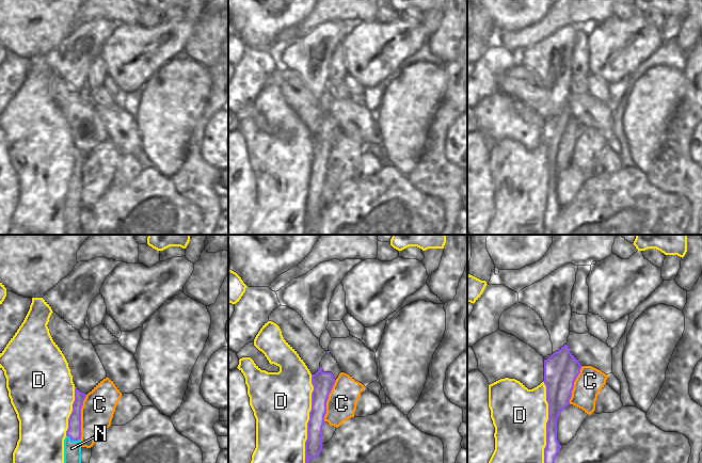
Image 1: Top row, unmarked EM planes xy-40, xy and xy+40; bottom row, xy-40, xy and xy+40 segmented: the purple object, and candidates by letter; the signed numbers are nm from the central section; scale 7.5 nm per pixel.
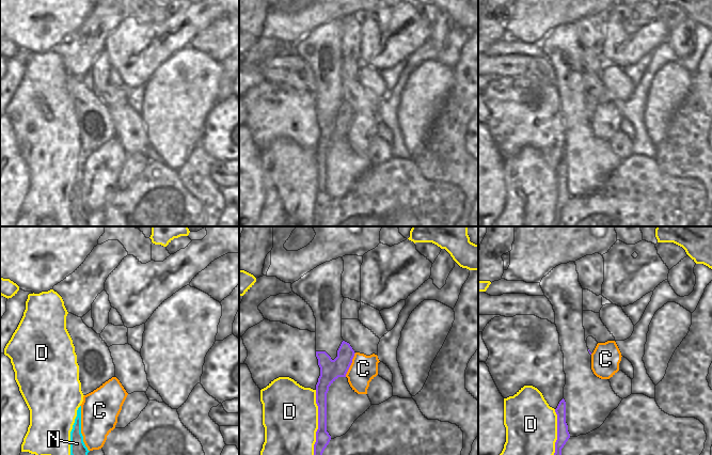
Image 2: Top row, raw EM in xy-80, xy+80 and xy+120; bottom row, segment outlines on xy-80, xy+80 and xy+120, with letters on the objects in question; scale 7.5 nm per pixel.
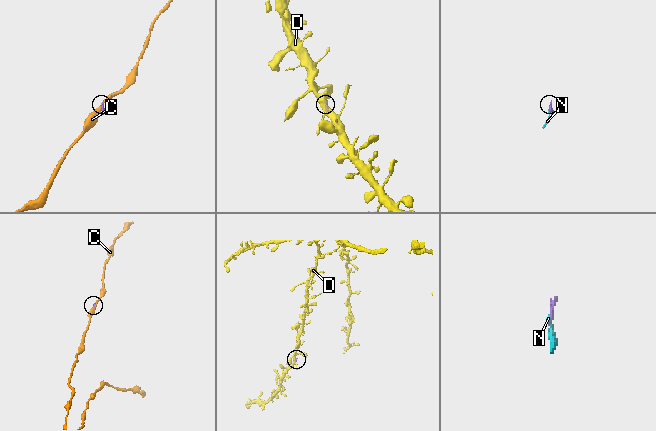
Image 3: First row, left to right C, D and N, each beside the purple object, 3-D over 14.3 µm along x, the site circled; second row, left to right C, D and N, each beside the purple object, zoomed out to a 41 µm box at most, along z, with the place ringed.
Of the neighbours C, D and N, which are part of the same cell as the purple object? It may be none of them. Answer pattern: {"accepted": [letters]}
{"accepted": ["N"]}

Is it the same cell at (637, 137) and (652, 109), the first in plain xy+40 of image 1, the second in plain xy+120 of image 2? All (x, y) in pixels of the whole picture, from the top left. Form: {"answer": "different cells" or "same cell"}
{"answer": "same cell"}

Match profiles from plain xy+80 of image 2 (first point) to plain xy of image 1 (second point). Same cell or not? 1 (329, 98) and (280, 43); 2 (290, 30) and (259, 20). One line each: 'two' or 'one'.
1: two
2: two

